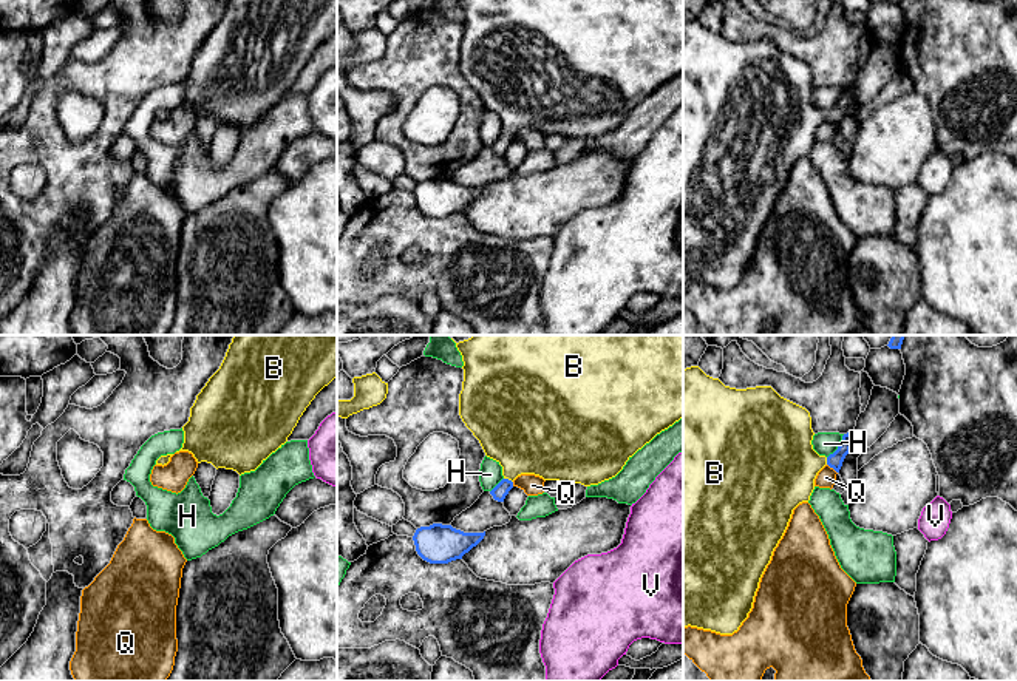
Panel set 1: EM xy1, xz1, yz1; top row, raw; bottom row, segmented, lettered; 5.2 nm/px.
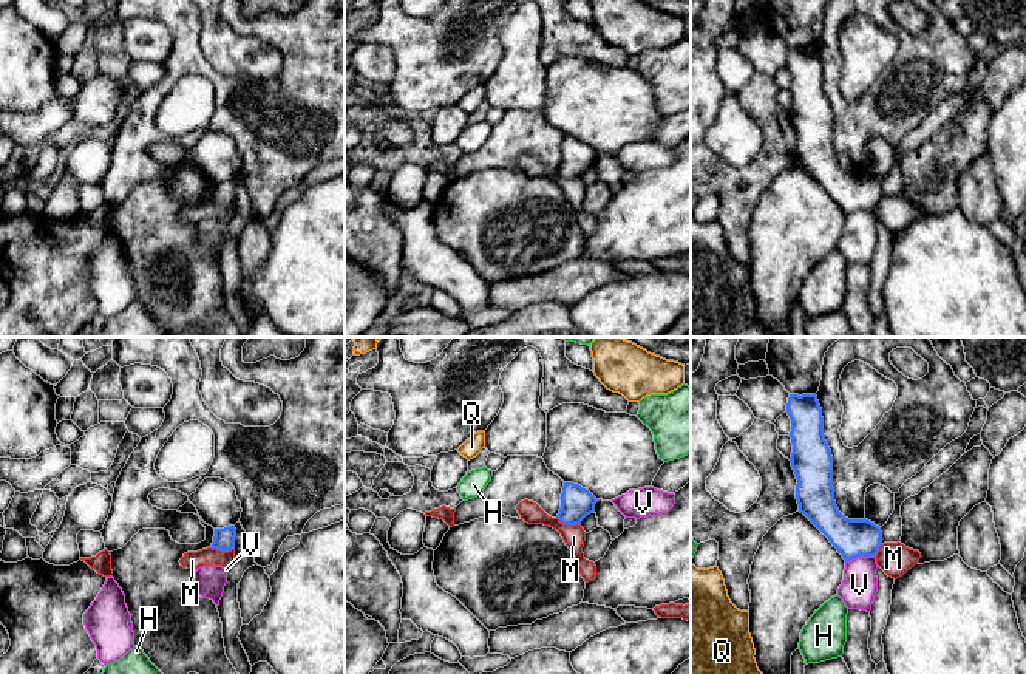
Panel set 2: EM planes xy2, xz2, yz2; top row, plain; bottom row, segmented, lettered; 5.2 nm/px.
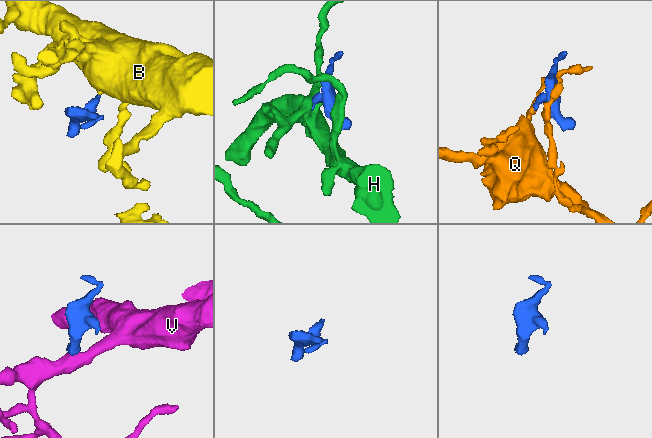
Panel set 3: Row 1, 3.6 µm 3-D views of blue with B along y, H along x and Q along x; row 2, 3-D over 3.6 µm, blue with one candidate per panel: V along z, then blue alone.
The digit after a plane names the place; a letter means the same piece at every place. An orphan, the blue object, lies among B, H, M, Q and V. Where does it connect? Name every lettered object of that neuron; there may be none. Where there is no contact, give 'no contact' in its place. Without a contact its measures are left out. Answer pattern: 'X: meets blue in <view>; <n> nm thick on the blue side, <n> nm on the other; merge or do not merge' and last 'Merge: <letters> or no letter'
B: meets blue in xz1; 80 nm thick on the blue side, 400 nm on the other; merge
H: meets blue in yz1; 80 nm thick on the blue side, 120 nm on the other; do not merge
M: meets blue in xz2; 170 nm thick on the blue side, 120 nm on the other; do not merge
Q: meets blue in yz1; 80 nm thick on the blue side, 100 nm on the other; do not merge
V: meets blue in yz2; 200 nm thick on the blue side, 190 nm on the other; do not merge
Merge: B

